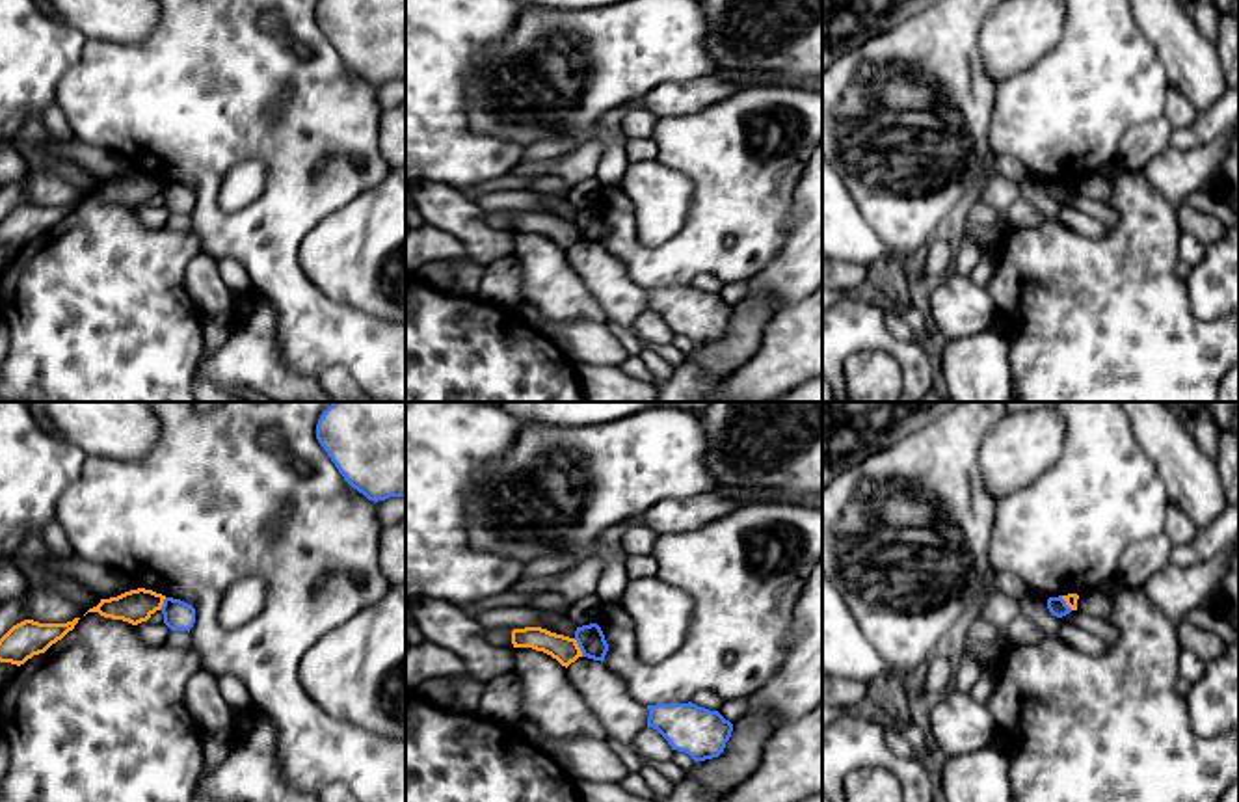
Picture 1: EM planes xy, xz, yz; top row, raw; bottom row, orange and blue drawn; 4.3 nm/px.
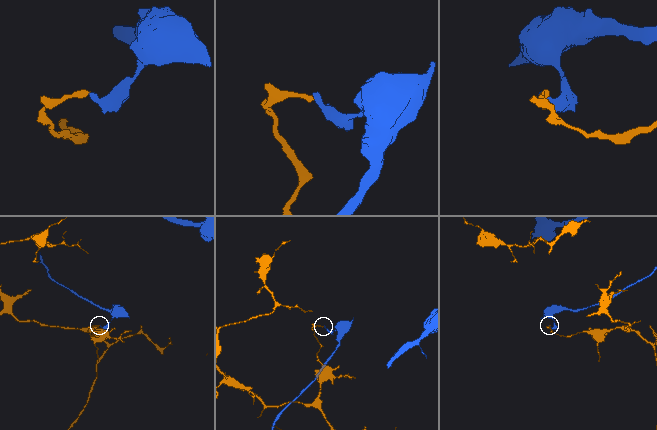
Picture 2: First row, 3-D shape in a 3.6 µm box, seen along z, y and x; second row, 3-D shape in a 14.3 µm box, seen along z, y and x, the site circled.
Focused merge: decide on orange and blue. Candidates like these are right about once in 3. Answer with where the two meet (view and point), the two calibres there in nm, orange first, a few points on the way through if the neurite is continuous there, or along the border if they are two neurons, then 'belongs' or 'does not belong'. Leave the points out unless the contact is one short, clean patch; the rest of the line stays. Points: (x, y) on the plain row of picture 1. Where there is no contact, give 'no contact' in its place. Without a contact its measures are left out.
contact xz (579, 231); calibres 120 and 120 nm; border xz (573, 222), (583, 239); does not belong

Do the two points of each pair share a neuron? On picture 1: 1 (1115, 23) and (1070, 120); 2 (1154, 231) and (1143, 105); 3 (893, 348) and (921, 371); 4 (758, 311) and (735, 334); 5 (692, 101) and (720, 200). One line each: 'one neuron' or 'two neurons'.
1: one neuron
2: two neurons
3: one neuron
4: one neuron
5: two neurons

